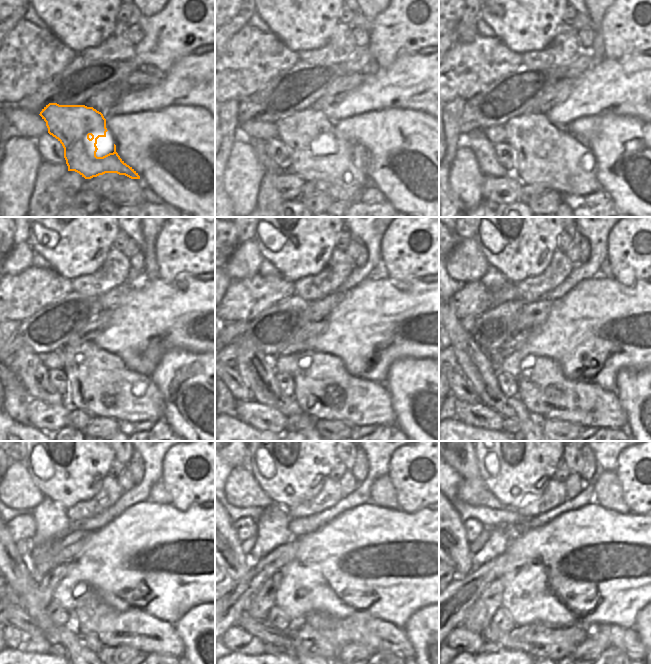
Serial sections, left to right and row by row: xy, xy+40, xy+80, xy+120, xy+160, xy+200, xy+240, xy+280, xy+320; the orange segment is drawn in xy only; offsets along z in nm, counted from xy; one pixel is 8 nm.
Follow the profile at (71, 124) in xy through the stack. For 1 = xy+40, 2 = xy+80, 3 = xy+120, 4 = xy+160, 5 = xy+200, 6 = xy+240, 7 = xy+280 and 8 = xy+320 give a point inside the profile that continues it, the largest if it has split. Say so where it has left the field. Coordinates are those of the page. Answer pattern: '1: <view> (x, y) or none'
1: xy+40 (302, 132)
2: xy+80 (545, 153)
3: xy+120 (100, 383)
4: xy+160 (325, 390)
5: xy+200 (544, 390)
6: xy+240 (135, 628)
7: xy+280 (360, 627)
8: xy+320 (626, 640)

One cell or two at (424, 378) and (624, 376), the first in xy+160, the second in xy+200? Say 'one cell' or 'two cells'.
one cell

